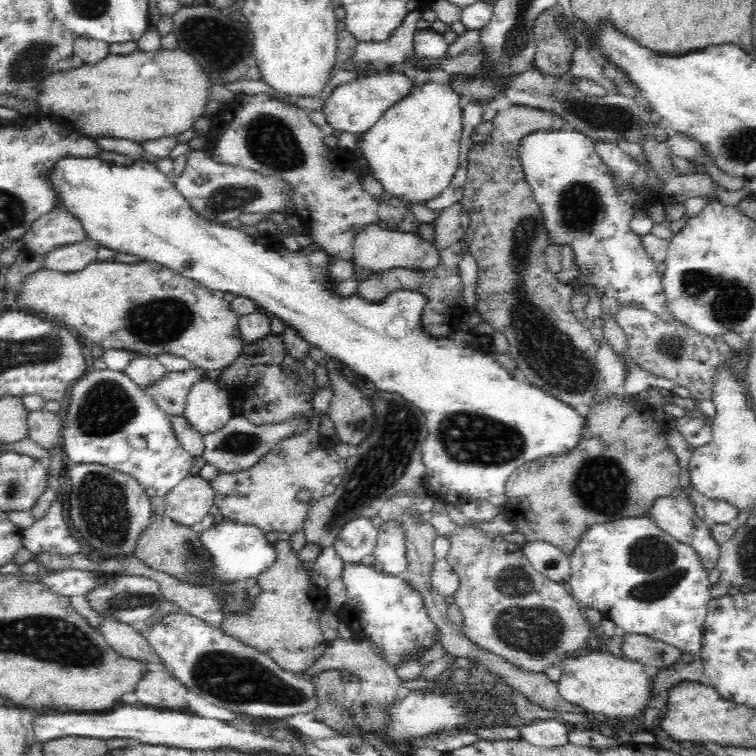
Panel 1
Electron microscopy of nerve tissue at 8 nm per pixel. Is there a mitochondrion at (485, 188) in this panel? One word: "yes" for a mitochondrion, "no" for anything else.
no

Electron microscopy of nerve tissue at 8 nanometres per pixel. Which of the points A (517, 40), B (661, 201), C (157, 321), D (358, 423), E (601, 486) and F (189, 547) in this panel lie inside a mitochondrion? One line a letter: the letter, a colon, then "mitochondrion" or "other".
A: mitochondrion
B: other
C: mitochondrion
D: mitochondrion
E: mitochondrion
F: mitochondrion

